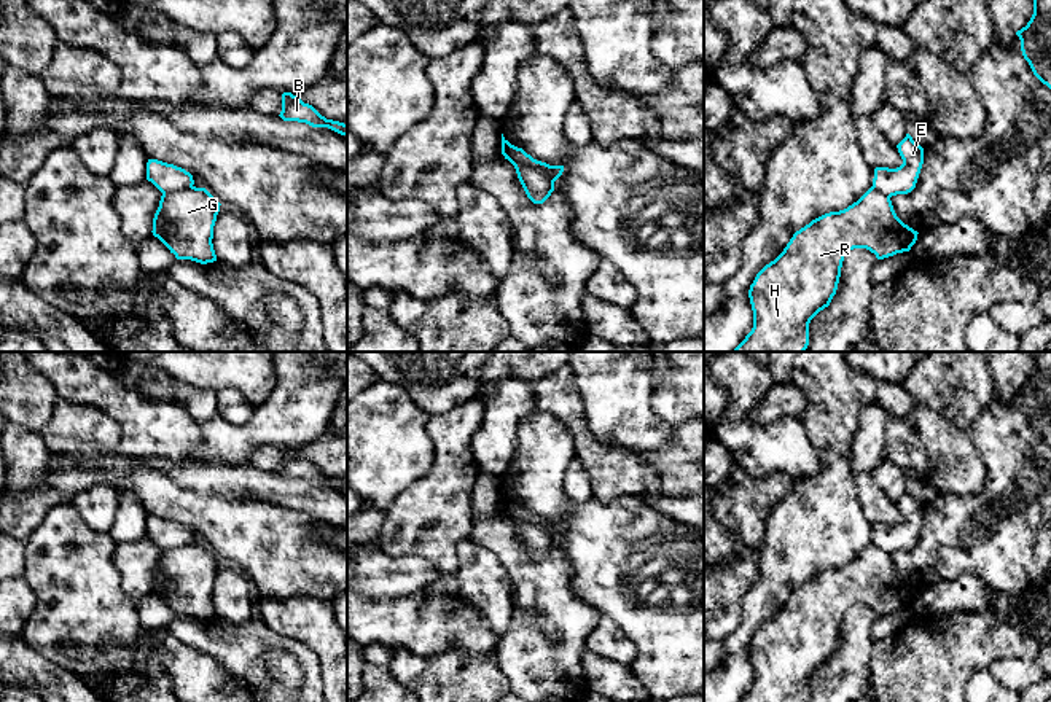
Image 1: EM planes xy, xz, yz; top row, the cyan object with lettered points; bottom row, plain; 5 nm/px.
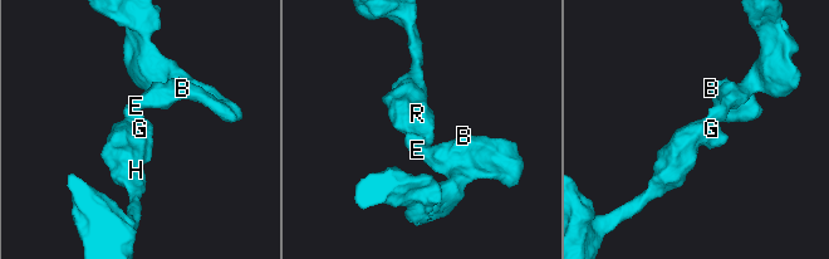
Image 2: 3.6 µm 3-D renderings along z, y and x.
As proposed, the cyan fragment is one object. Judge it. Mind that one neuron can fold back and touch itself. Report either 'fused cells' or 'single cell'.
fused cells

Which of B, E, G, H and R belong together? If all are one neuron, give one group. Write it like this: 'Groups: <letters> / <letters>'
Groups: B E / G H R

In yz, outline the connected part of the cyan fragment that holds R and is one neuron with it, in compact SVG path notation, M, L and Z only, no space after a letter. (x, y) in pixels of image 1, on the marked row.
M874 186L847 209L812 220L756 274L748 290L753 328L733 352L804 352L809 345L811 320L836 294L844 256L854 248L866 248L877 259L884 259L909 252L917 234L897 216L890 197Z

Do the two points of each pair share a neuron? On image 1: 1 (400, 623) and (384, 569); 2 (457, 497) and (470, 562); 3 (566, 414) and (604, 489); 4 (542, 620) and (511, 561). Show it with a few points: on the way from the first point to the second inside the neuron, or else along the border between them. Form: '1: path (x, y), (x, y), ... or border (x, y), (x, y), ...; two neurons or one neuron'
1: border (424, 589), (400, 597), (363, 597); two neurons
2: border (468, 537), (457, 545), (457, 569), (453, 573); two neurons
3: path (580, 433), (585, 444), (604, 464), (604, 470); one neuron
4: path (542, 605), (540, 589), (526, 575); one neuron

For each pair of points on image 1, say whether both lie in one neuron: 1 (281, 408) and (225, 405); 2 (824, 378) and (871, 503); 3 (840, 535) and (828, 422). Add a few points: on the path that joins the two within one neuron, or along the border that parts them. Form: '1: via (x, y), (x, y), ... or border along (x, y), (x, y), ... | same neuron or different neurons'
1: border along (253, 408), (242, 424), (231, 424), (217, 413) | different neurons
2: border along (854, 475), (857, 499), (863, 511) | different neurons
3: via (835, 506), (835, 451) | same neuron

